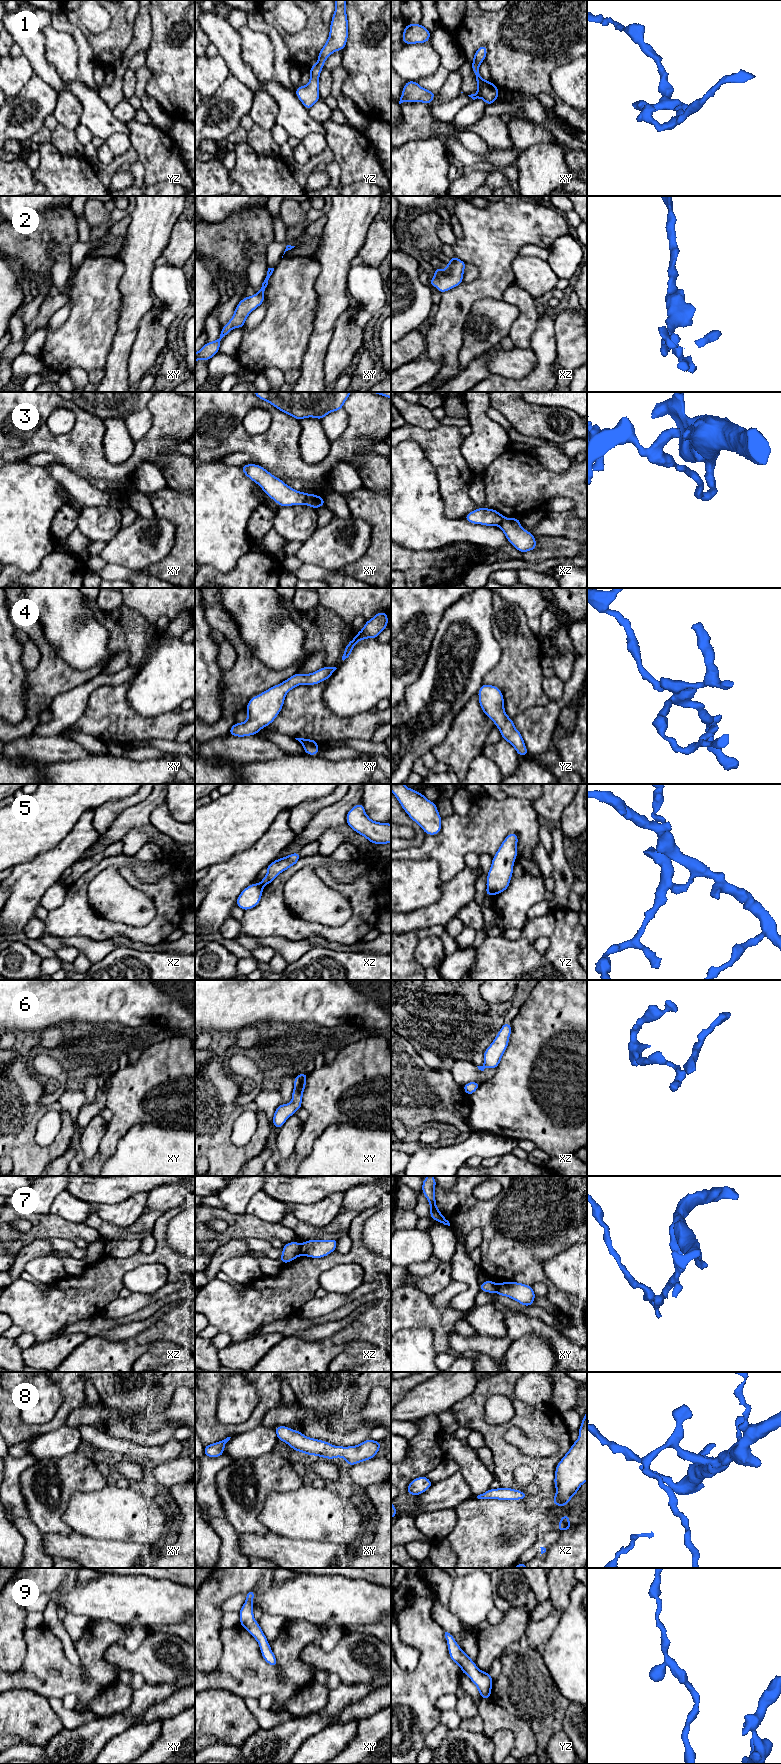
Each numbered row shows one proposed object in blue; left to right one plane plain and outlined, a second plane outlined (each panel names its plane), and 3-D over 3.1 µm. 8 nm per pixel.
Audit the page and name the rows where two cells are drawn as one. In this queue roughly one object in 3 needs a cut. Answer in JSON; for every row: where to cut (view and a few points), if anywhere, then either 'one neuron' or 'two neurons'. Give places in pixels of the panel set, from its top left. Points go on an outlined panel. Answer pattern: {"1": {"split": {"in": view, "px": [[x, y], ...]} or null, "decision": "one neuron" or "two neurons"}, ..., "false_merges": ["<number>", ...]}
{"1": {"split": null, "decision": "one neuron"}, "2": {"split": null, "decision": "one neuron"}, "3": {"split": {"in": "xy", "px": [[308, 494], [305, 503]]}, "decision": "two neurons"}, "4": {"split": null, "decision": "one neuron"}, "5": {"split": {"in": "xz", "px": [[261, 883], [263, 885]]}, "decision": "two neurons"}, "6": {"split": null, "decision": "one neuron"}, "7": {"split": {"in": "xz", "px": [[301, 1244], [299, 1254]]}, "decision": "two neurons"}, "8": {"split": null, "decision": "one neuron"}, "9": {"split": null, "decision": "one neuron"}, "false_merges": ["3", "5", "7"]}

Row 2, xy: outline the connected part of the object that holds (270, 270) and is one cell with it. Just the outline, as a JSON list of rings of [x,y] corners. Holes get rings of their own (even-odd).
[[[268,268],[267,276],[262,283],[257,294],[243,298],[236,306],[233,317],[221,328],[220,336],[216,341],[207,342],[198,352],[195,353],[195,363],[198,359],[209,361],[216,355],[220,348],[221,340],[234,328],[243,328],[246,318],[249,314],[259,307],[264,301],[264,292],[268,285],[268,280],[272,275],[274,268]]]

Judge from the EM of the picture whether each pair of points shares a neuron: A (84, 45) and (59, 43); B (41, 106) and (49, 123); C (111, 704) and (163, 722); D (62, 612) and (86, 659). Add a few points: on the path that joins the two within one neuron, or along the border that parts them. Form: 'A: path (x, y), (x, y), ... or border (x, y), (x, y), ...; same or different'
A: border (57, 30), (72, 36), (78, 49), (78, 67); different
B: border (52, 113), (45, 118), (43, 125); different
C: path (124, 717), (131, 724), (150, 724); same
D: path (69, 624), (71, 635), (83, 647); same

